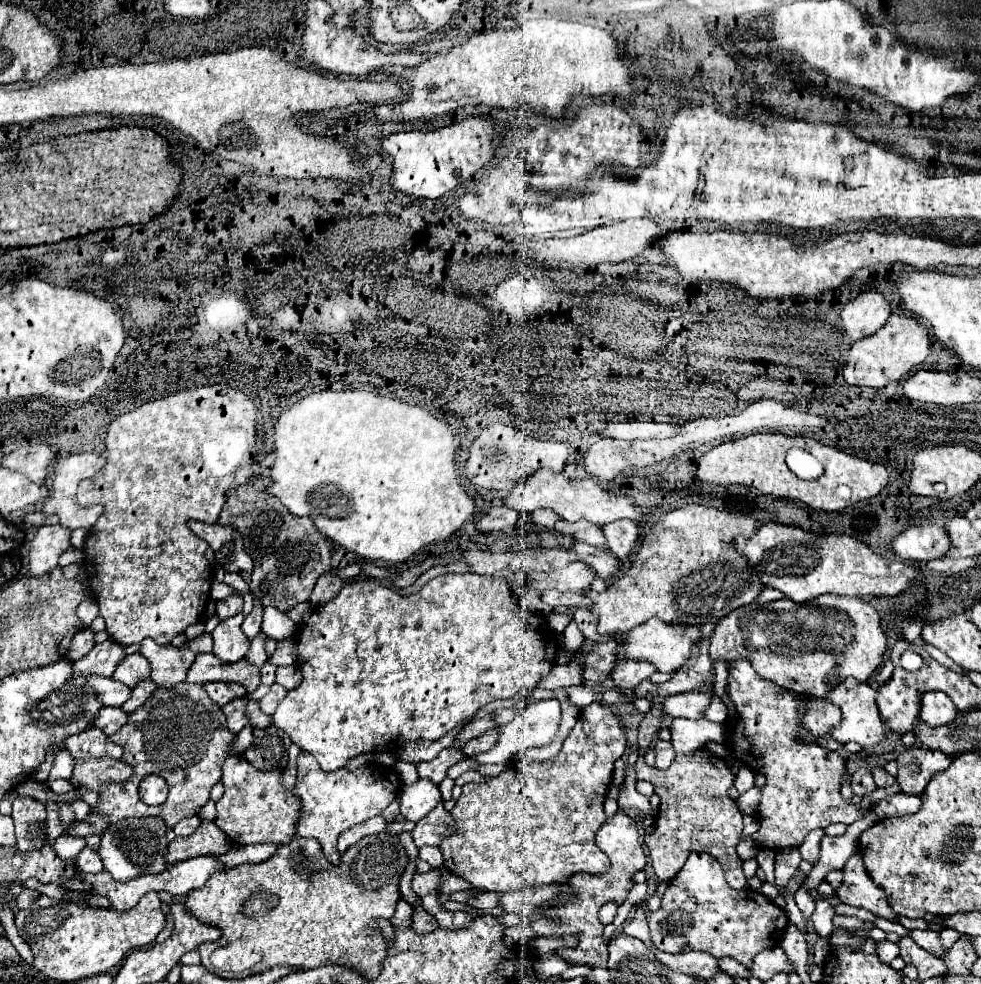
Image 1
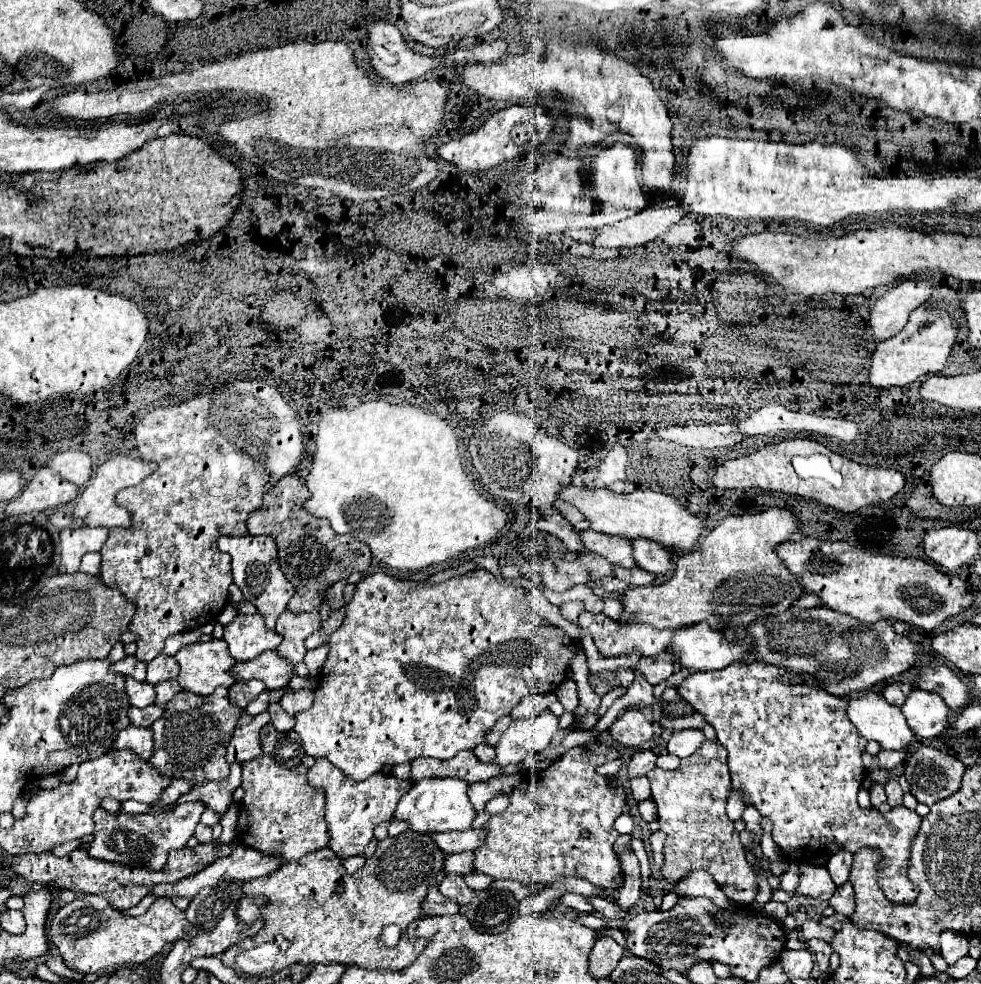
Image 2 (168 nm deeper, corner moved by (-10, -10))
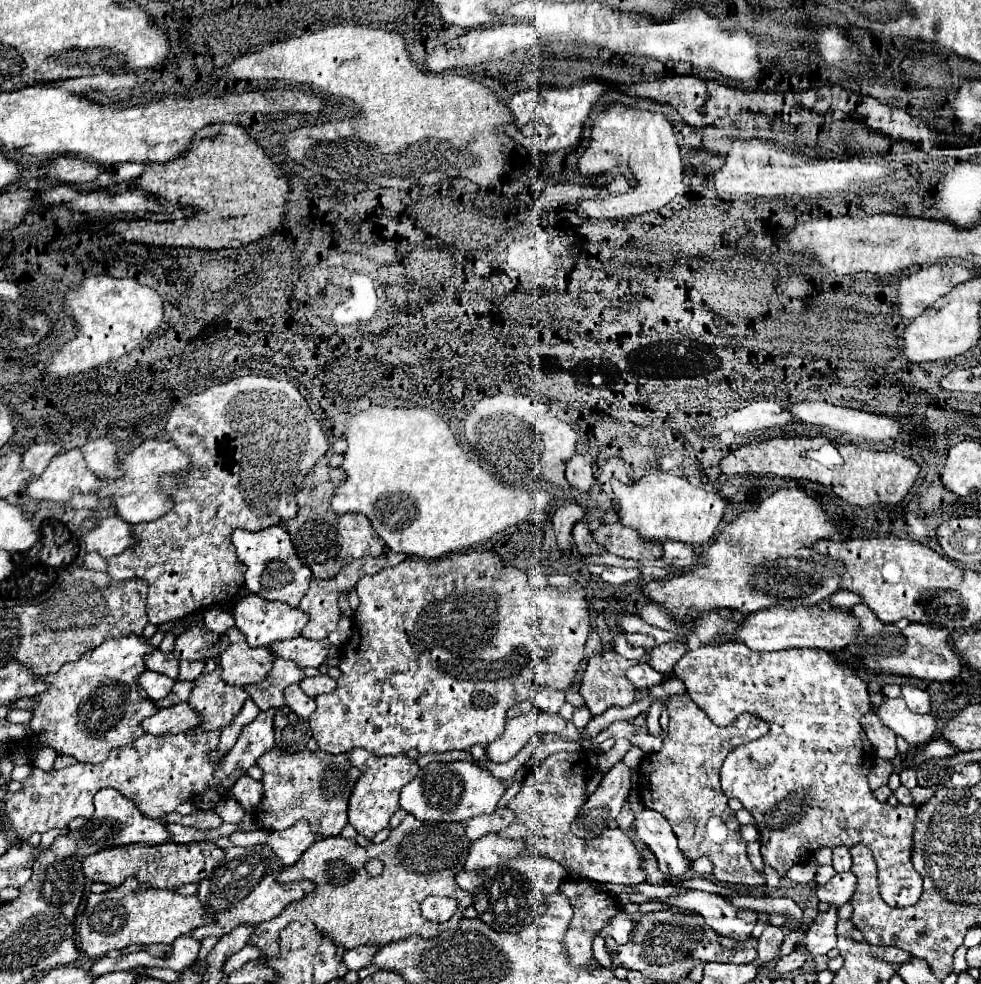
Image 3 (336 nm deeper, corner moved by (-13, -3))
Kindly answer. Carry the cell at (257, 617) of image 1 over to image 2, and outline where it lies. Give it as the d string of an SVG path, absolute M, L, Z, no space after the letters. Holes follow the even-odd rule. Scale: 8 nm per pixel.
M246 535L246 537L220 537L218 539L218 549L232 557L234 583L240 587L242 595L256 595L252 603L258 607L258 613L264 617L266 627L274 629L278 615L286 609L290 597L296 591L294 585L278 569L274 541L266 539L264 535L258 535L258 537L252 537L252 535Z

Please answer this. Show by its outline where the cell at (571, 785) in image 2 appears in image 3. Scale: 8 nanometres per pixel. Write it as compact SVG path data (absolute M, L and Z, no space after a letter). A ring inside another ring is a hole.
M557 752L557 754L547 756L547 760L527 776L521 792L509 802L509 808L515 810L515 814L519 818L517 826L521 826L521 822L523 822L523 826L521 826L523 836L519 836L519 838L529 840L529 848L527 848L529 856L541 854L545 858L551 858L551 860L559 862L571 876L583 876L583 878L589 878L593 882L613 882L613 884L627 884L627 886L635 886L635 884L645 882L641 858L633 846L633 840L627 834L623 834L619 829L609 828L603 830L593 840L583 840L583 838L577 838L575 834L571 834L569 824L573 822L573 818L581 810L581 806L585 804L587 796L585 796L583 768L577 768L575 762L567 762L567 760L571 760L569 756L583 756L583 752Z

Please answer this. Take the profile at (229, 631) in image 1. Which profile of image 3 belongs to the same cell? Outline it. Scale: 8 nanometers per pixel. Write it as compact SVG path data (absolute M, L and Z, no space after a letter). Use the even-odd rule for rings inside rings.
M249 594L241 602L237 602L237 606L233 608L233 616L237 622L235 626L245 634L249 646L267 646L271 642L297 638L309 620L309 616L301 608L293 608L283 602L269 602L255 594Z

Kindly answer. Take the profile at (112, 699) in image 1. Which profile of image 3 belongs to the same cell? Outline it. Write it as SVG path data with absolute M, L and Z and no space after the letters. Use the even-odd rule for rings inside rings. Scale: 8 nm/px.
M145 670L145 672L141 674L139 682L141 682L143 690L149 694L151 700L161 700L161 698L165 698L165 696L171 692L173 684L175 684L171 678L163 676L163 674L159 674L159 672L151 672L151 670Z

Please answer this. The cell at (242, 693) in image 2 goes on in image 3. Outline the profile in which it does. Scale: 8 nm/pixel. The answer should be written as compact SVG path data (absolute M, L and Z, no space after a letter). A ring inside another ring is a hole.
M275 660L271 674L259 682L259 684L249 684L245 690L251 694L251 700L261 708L281 708L285 704L283 700L283 690L293 684L303 680L303 668L299 664L291 664L289 660Z

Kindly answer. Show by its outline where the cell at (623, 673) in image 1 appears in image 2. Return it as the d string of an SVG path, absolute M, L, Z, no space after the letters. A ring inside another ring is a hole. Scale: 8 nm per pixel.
M664 653L664 657L642 657L638 661L638 669L650 685L658 685L674 673L672 657L668 653Z

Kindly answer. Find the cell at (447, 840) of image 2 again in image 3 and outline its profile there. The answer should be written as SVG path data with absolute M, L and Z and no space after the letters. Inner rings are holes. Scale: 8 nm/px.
M507 806L497 808L491 814L483 814L483 816L475 816L467 822L467 836L471 840L477 840L485 834L491 832L501 832L503 828L507 828L511 822L515 820L515 812L511 812Z

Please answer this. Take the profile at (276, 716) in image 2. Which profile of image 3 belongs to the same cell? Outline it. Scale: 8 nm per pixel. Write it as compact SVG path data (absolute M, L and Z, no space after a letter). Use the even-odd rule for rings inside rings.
M289 684L285 688L285 700L287 700L287 706L297 714L297 716L303 716L303 718L309 718L313 712L315 712L315 698L307 696L299 684Z

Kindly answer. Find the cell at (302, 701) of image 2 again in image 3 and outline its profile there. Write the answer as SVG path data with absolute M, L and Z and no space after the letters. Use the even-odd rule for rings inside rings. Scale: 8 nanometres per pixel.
M319 672L319 674L303 680L303 682L301 682L301 688L307 692L307 696L313 696L313 698L315 698L315 696L319 696L319 694L333 692L333 690L335 690L335 684L337 684L335 678L331 678L331 676L325 674L325 672Z

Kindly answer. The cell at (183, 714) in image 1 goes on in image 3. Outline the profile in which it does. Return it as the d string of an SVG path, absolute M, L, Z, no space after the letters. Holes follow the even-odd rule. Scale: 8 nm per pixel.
M219 666L211 674L201 674L189 696L189 704L203 716L203 730L223 730L239 714L247 700L243 686L231 686L221 678Z

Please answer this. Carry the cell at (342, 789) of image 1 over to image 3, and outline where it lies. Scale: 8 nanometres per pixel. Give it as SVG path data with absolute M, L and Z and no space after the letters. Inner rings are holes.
M355 748L347 754L349 754L351 764L363 772L363 776L355 784L353 794L349 798L349 824L355 826L357 834L371 840L379 830L389 826L391 816L401 808L399 792L407 782L411 782L417 776L419 766L407 754L403 754L403 756L371 756L371 752L363 752L361 748Z

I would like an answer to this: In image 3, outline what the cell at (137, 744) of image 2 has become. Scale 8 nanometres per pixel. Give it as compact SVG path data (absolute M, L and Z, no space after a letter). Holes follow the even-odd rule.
M175 704L169 708L161 708L155 716L143 720L143 728L147 734L175 734L175 732L187 732L189 728L195 728L203 722L203 718L187 704Z

